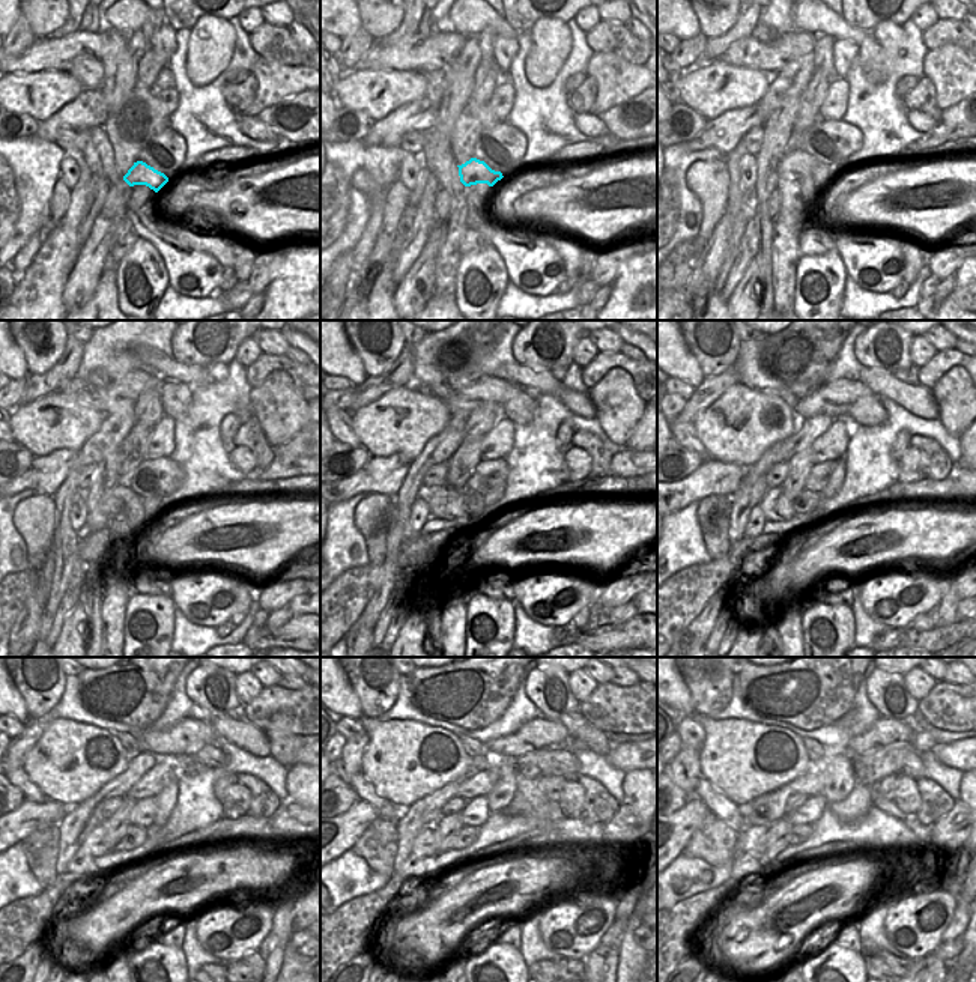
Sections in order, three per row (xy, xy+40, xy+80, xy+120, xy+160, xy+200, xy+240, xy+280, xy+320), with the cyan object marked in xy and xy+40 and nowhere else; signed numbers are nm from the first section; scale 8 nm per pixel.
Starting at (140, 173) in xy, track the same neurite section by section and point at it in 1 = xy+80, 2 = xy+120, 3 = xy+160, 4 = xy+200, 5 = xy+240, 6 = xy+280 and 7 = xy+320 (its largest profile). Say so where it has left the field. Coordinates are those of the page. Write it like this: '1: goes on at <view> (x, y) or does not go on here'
1: goes on at xy+80 (796, 164)
2: goes on at xy+120 (116, 503)
3: goes on at xy+160 (444, 503)
4: goes on at xy+200 (776, 507)
5: goes on at xy+240 (95, 844)
6: goes on at xy+280 (424, 845)
7: goes on at xy+320 (752, 839)

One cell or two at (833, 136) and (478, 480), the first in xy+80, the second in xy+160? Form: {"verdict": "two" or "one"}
{"verdict": "one"}

